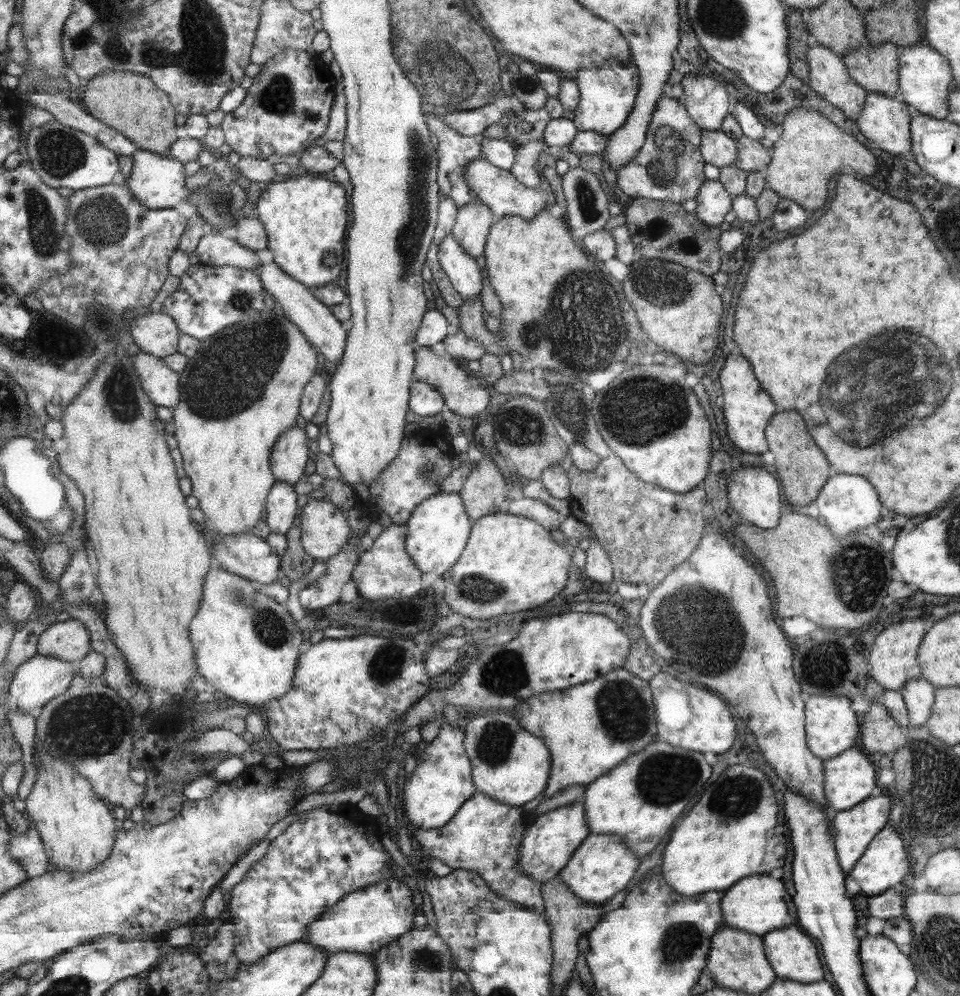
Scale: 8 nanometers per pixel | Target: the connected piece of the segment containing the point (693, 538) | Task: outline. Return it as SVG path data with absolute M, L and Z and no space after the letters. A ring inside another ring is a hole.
M613 454L600 459L599 464L589 473L576 472L573 465L572 469L568 473L571 482L571 492L568 494L568 500L571 502L569 514L590 528L592 537L608 554L613 580L633 584L642 582L649 588L655 588L669 572L672 573L676 566L685 563L696 550L703 532L703 524L706 524L701 516L701 508L705 504L702 488L681 494L656 487L638 479L621 459Z

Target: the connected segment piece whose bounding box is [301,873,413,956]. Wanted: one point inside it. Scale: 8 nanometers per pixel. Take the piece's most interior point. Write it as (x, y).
(365, 920)

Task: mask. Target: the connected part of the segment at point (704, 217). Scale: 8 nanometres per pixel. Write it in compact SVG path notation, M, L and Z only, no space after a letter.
M705 179L694 199L694 216L712 227L719 226L723 216L732 208L731 196L718 180Z

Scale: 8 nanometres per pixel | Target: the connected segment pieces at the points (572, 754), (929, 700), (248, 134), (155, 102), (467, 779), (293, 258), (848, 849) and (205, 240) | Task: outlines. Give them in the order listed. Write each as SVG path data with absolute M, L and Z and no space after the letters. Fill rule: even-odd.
M623 667L561 692L549 691L527 698L515 708L515 718L520 718L525 730L545 742L551 754L552 766L544 795L547 798L567 786L593 783L625 757L656 740L650 686Z
M921 676L905 682L899 691L908 709L908 726L924 725L934 701L934 686Z
M284 50L276 54L252 79L245 99L233 112L224 115L221 129L225 144L240 157L269 158L271 154L289 156L313 145L327 128L334 83L327 66L303 50Z
M104 70L86 82L82 98L87 112L124 134L139 150L152 151L158 155L167 154L175 140L173 116L176 110L173 110L168 95L157 90L145 76L125 70Z
M442 723L434 739L428 742L423 751L419 751L416 767L410 778L401 787L399 801L405 812L407 820L413 827L420 829L436 829L447 825L459 812L460 807L469 801L471 794L475 792L472 783L472 763L464 749L464 731L452 723Z
M306 176L268 183L257 199L255 216L264 226L272 262L306 287L333 283L343 266L347 198L341 186L322 177Z
M873 795L852 809L837 811L834 817L833 843L845 874L860 860L869 842L887 822L889 798Z
M206 232L198 242L195 250L199 262L211 266L241 267L243 270L255 270L261 262L254 251L227 239L219 232Z

